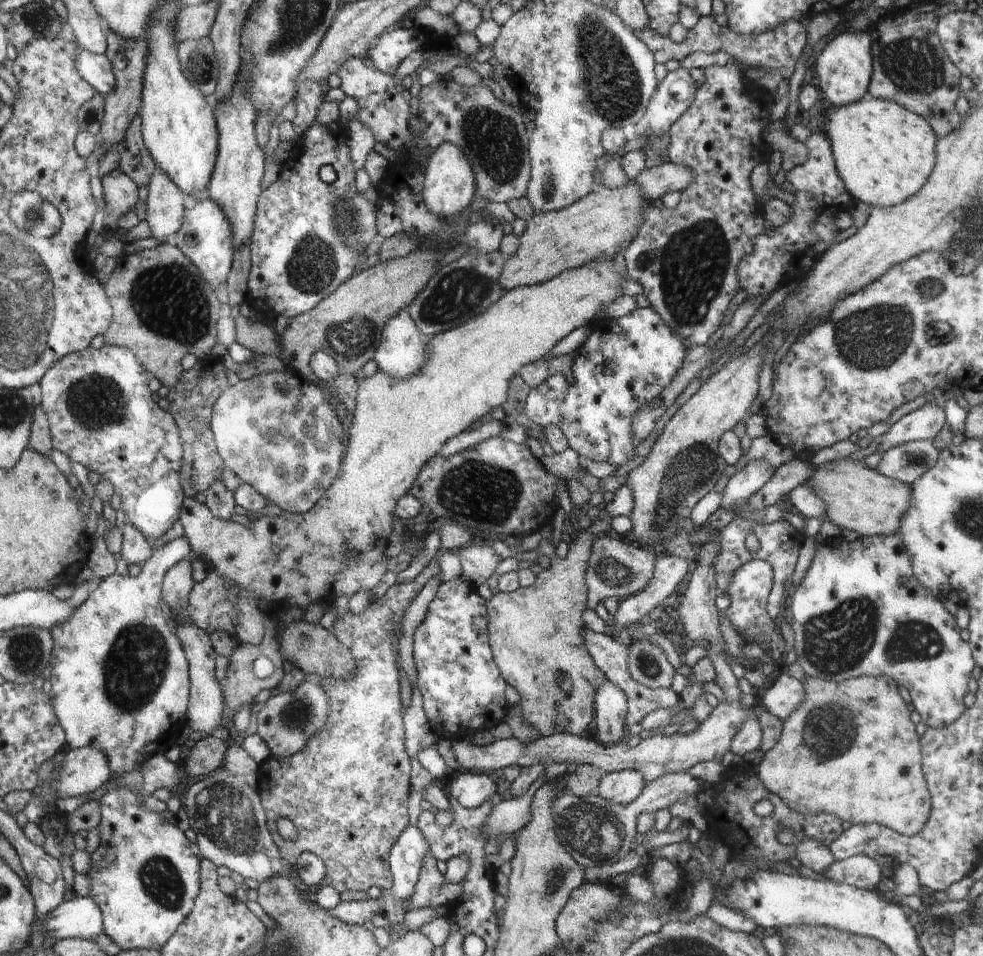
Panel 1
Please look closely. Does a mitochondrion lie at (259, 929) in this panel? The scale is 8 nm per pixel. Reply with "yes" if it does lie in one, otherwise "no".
yes

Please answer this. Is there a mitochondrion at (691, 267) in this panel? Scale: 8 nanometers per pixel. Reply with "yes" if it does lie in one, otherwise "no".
yes

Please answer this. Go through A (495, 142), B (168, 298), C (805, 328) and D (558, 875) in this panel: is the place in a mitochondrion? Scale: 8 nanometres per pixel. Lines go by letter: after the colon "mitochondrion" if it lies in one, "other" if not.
A: mitochondrion
B: mitochondrion
C: other
D: mitochondrion

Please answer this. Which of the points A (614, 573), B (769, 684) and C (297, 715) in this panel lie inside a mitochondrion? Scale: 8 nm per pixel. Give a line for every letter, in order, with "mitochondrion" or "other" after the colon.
A: mitochondrion
B: other
C: mitochondrion

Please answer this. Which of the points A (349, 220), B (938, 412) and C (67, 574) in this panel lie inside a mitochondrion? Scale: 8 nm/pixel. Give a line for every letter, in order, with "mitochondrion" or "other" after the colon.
A: mitochondrion
B: other
C: other

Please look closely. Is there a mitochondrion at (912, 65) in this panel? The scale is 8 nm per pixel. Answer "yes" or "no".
yes

